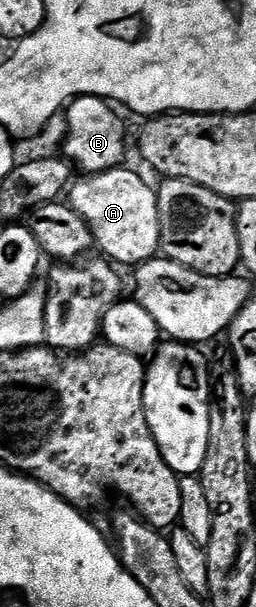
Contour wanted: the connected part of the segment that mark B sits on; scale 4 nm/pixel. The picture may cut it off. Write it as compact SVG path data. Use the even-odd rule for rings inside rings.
M80 95L72 100L66 108L68 115L68 136L64 139L63 154L77 168L84 170L85 176L100 175L104 171L113 171L115 167L121 166L125 162L124 154L128 151L128 131L124 128L122 120L116 116L117 108L107 99L99 99L96 95Z

